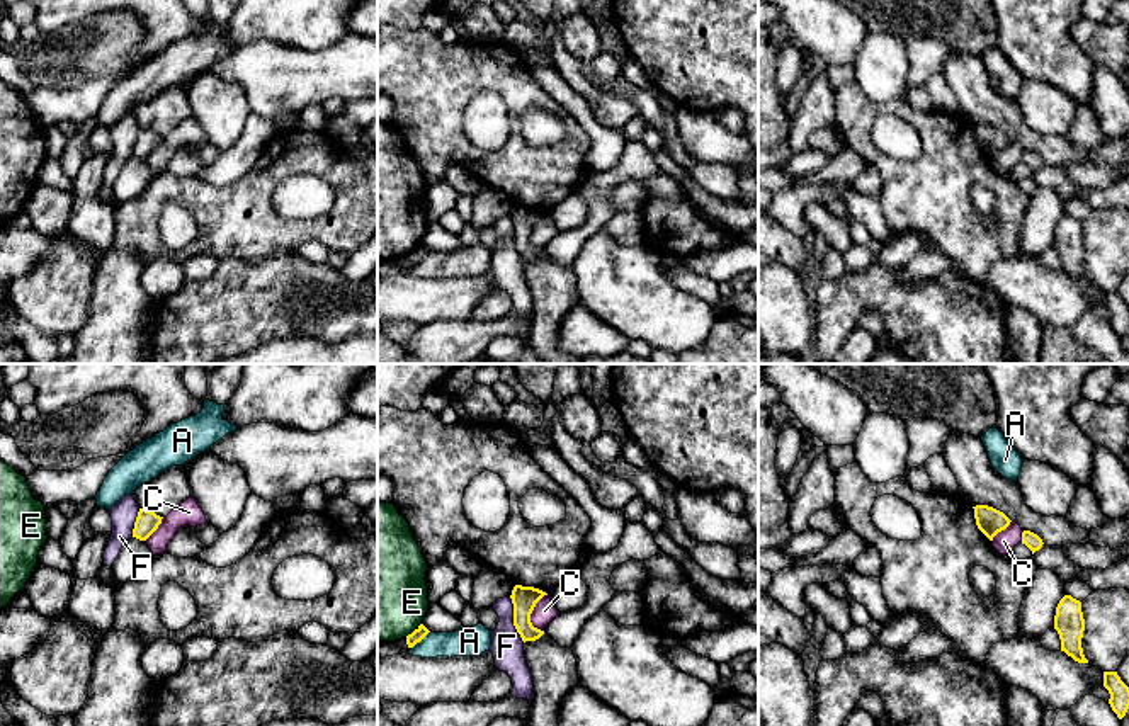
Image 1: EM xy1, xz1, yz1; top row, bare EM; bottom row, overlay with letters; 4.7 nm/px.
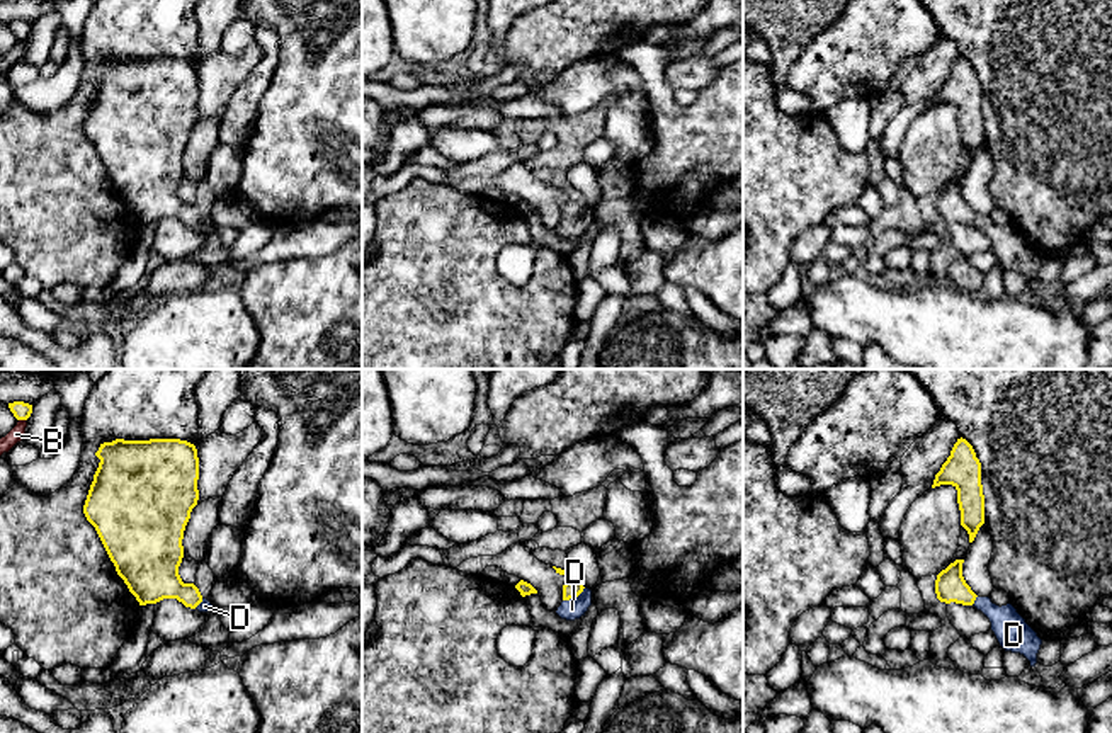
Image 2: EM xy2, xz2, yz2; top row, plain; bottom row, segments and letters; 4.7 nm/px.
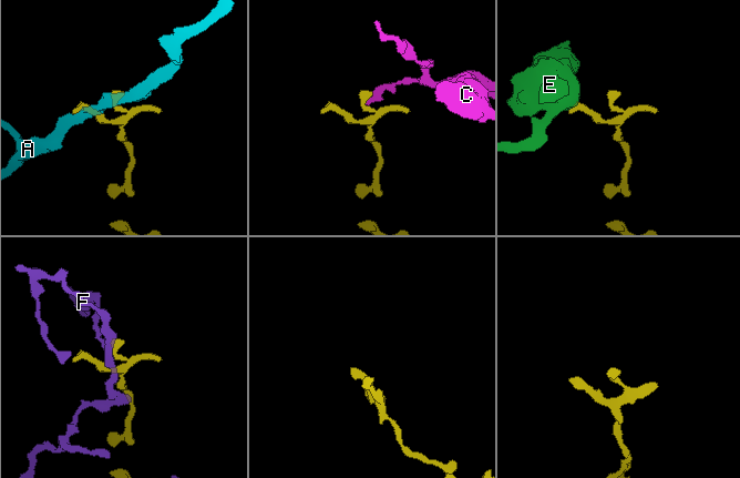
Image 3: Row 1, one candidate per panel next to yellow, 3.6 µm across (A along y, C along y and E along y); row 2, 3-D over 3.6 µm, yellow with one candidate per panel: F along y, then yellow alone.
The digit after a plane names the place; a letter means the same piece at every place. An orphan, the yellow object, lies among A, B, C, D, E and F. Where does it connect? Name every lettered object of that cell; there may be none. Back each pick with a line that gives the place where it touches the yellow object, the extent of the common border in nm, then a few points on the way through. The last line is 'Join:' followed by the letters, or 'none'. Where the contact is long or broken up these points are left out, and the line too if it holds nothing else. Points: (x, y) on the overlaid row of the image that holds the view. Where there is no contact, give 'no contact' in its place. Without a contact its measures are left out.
D: xz2 (573, 597) | 130 nm | across xz2 (573, 587), (573, 597), (572, 609)
Join: D

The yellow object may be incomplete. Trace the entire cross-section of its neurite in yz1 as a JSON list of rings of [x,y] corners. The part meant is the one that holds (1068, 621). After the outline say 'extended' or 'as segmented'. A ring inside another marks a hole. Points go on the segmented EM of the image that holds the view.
[[[1064,595],[1059,600],[1054,615],[1054,629],[1061,639],[1061,651],[1078,663],[1088,663],[1081,648],[1085,619],[1080,600],[1073,598],[1071,595]]]; as segmented

